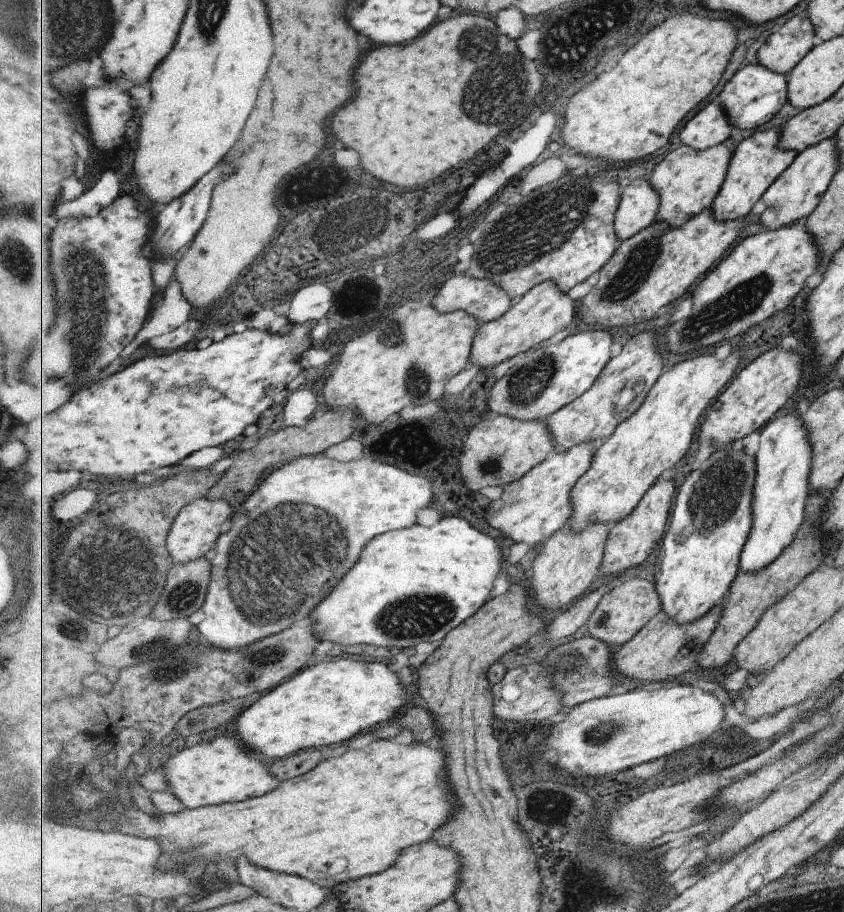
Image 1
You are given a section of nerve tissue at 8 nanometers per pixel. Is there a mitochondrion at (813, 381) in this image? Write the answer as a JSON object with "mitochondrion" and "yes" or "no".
{"mitochondrion":"no"}

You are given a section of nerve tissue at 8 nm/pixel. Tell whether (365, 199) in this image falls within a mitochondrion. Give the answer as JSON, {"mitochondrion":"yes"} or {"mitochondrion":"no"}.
{"mitochondrion":"yes"}

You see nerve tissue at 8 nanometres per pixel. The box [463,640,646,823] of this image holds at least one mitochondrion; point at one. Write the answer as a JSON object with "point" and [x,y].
{"point":[600,735]}

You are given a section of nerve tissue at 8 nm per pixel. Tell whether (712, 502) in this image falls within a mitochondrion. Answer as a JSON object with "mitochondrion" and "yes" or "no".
{"mitochondrion":"yes"}

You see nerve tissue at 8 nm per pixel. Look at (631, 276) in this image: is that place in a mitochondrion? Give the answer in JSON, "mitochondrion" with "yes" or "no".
{"mitochondrion":"yes"}

